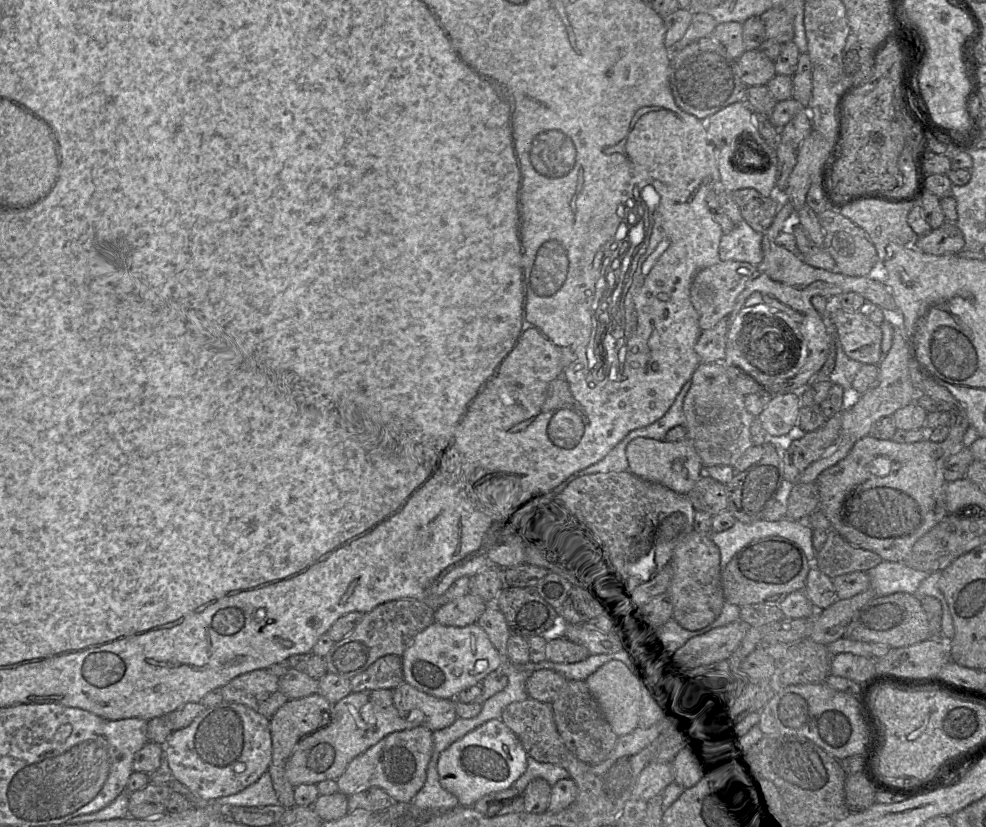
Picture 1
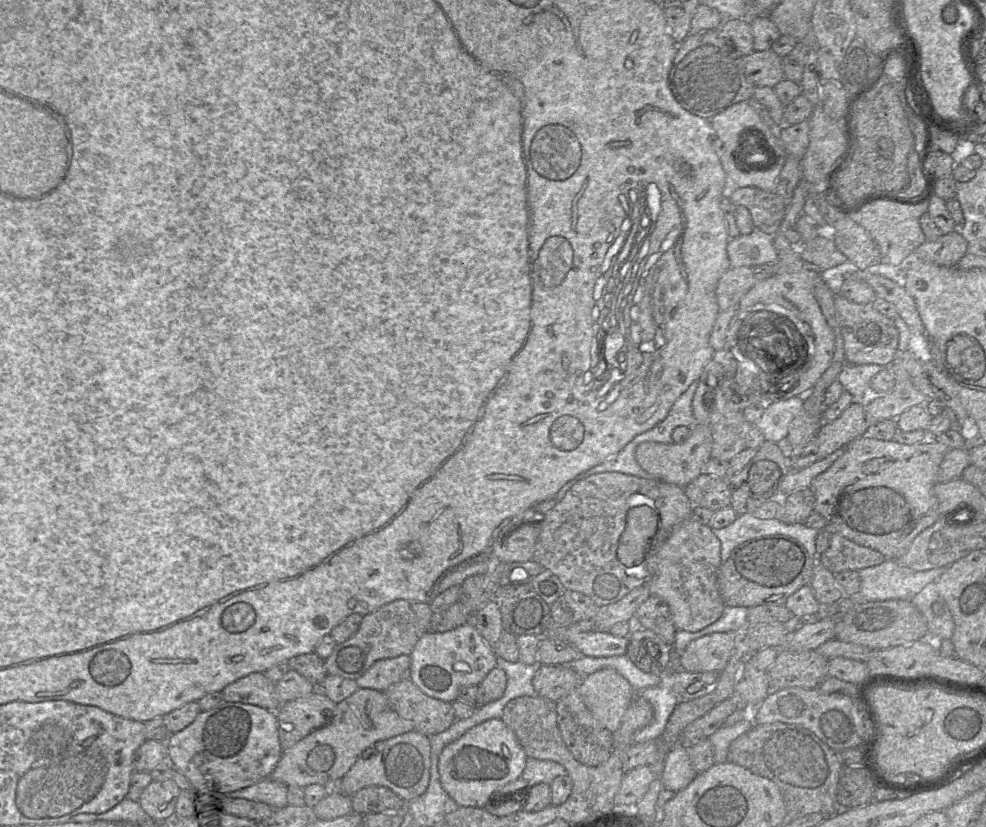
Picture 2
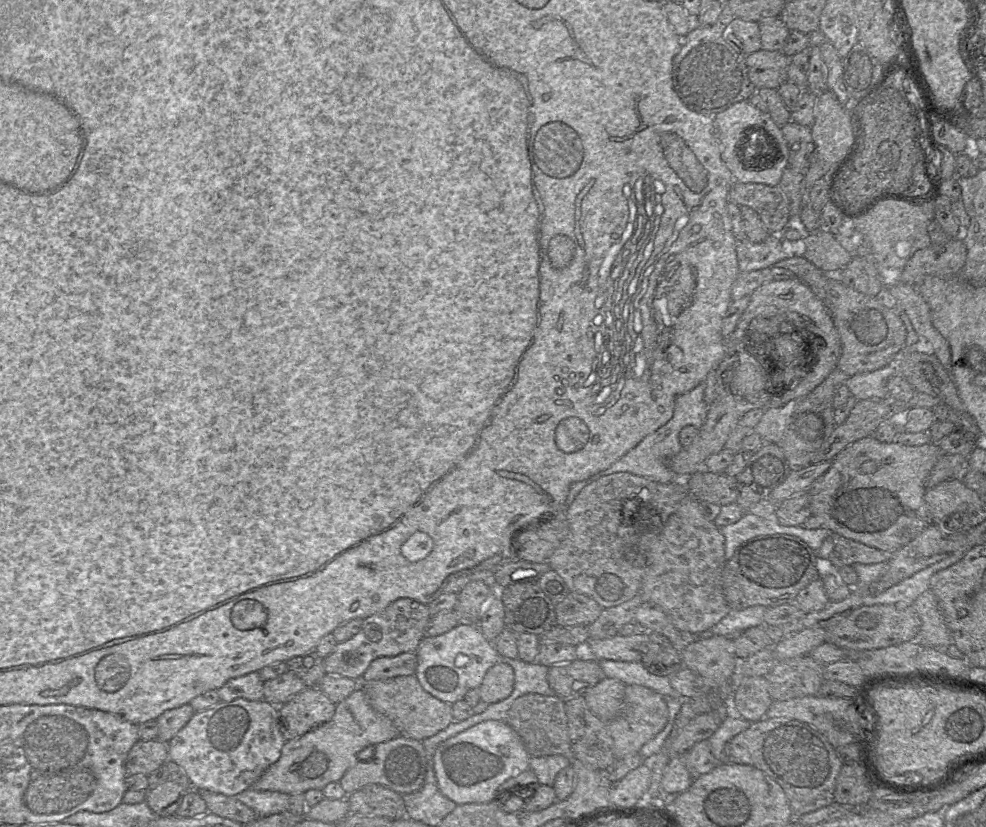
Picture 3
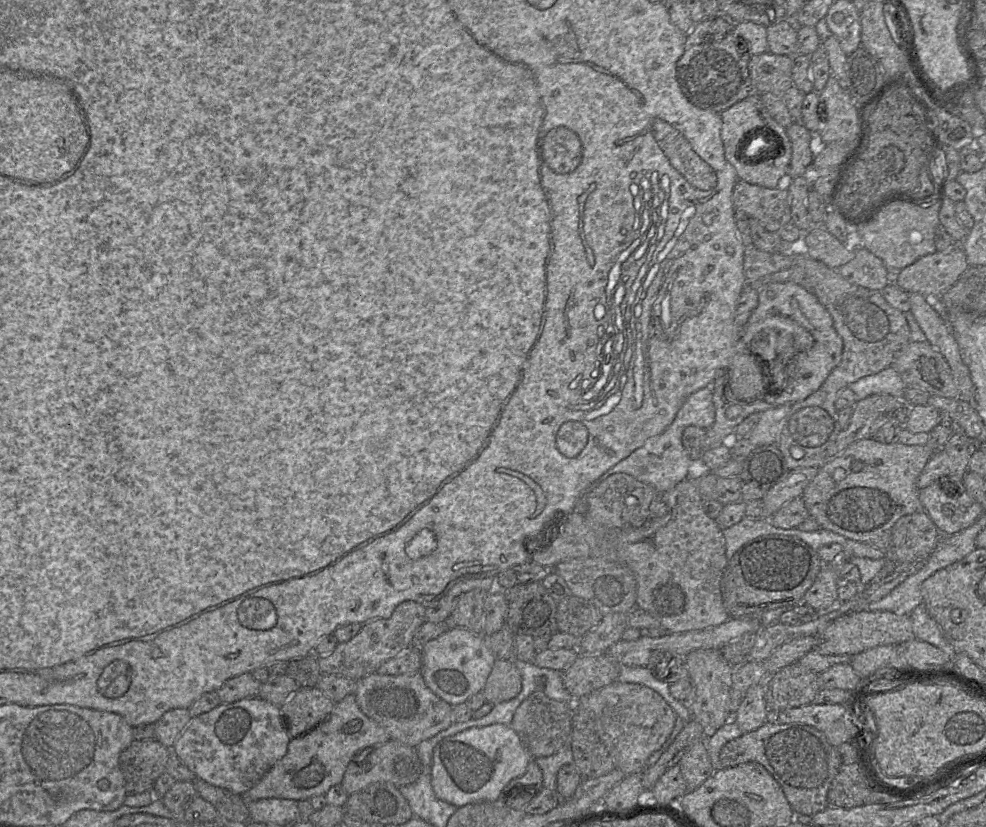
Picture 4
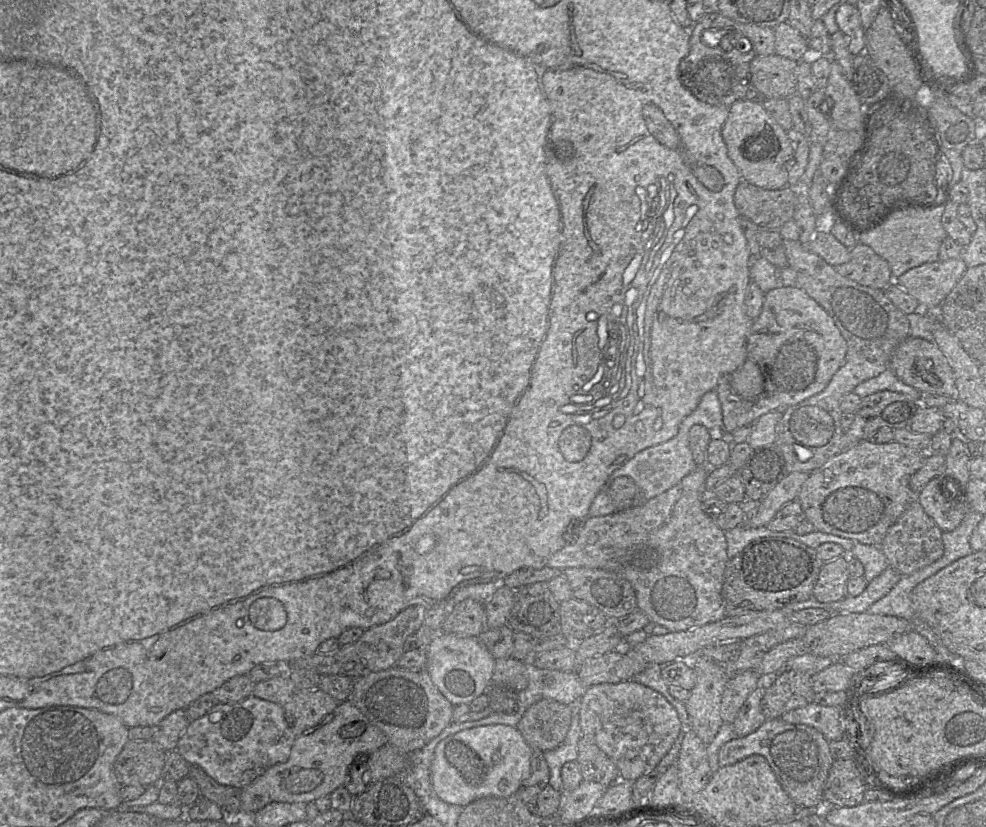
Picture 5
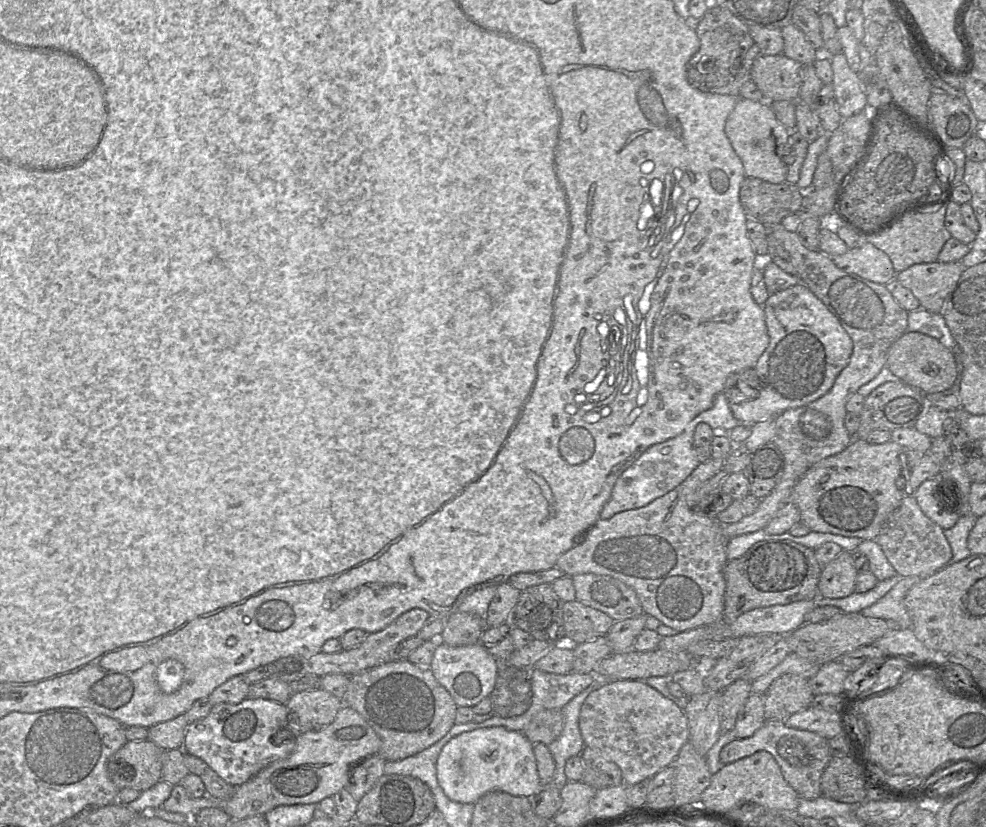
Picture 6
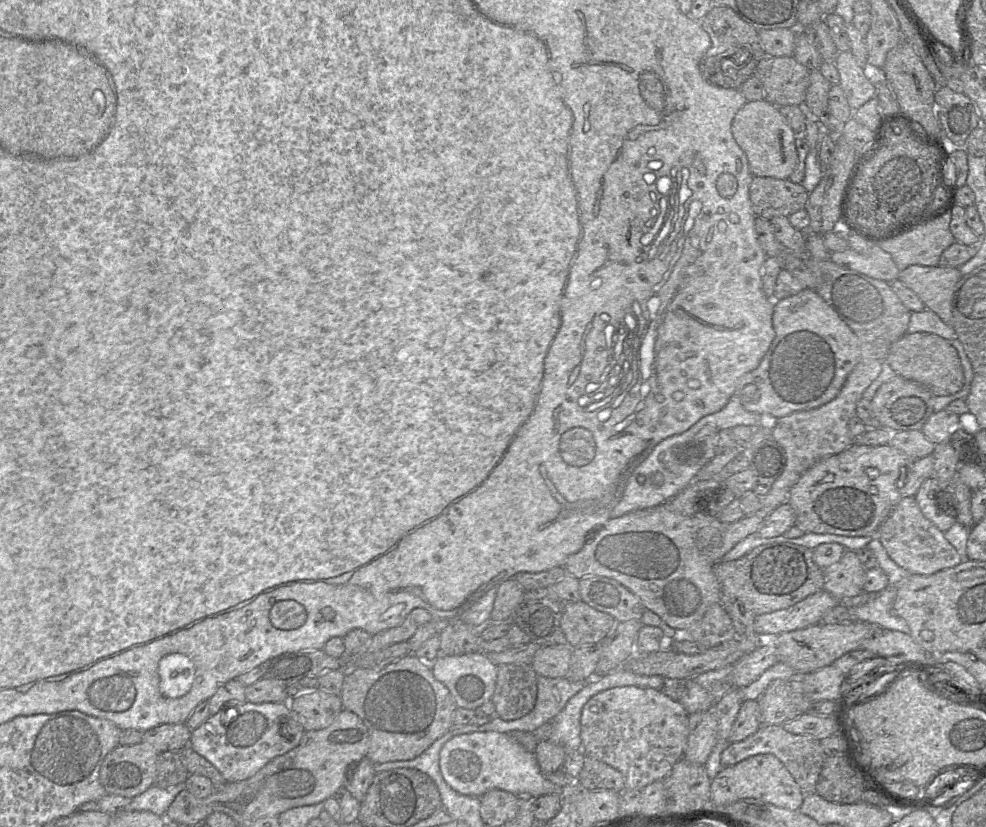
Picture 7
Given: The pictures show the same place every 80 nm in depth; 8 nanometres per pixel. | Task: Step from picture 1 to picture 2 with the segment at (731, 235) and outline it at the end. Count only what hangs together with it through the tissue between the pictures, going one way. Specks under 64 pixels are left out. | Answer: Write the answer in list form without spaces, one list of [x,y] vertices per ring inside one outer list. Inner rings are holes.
[[[758,229],[750,234],[731,238],[727,244],[727,255],[731,267],[775,264],[777,260],[773,235]]]

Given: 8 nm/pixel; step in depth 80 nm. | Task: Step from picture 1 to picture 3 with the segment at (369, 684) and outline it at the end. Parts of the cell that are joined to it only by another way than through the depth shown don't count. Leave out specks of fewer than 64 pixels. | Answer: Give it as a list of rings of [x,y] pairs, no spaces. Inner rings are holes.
[[[416,652],[401,653],[394,657],[379,657],[371,662],[360,682],[391,679],[415,674]]]

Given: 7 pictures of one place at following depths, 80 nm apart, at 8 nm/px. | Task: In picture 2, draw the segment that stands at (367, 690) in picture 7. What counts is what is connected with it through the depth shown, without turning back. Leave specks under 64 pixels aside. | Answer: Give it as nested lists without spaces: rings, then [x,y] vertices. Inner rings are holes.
[[[409,678],[392,685],[385,694],[392,708],[413,722],[413,731],[433,736],[448,729],[456,720],[453,702],[428,696]]]

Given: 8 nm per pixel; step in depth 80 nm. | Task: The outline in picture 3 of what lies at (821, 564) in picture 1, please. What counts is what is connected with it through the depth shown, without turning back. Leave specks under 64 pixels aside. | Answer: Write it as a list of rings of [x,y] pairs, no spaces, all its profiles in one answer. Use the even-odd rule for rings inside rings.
[[[840,535],[833,536],[834,548],[828,558],[828,565],[838,569],[846,565],[876,564],[888,562],[890,555],[884,551],[866,546]]]

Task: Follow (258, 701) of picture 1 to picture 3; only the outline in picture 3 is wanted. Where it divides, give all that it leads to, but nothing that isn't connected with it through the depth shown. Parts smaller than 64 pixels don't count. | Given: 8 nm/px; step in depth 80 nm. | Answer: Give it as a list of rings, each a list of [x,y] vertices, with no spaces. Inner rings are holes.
[[[251,672],[244,676],[228,680],[221,688],[218,695],[221,701],[230,702],[238,698],[249,701],[264,700],[264,680],[258,672]]]

